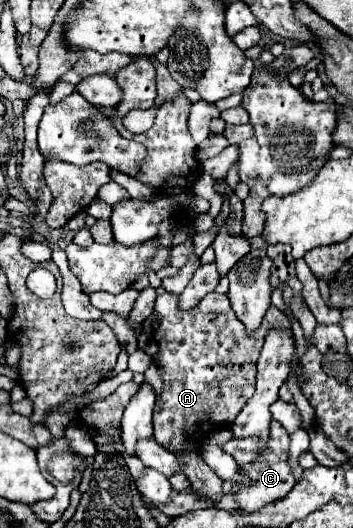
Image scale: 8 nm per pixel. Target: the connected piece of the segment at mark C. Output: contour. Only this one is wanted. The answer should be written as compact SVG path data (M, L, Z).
M272 419L270 423L270 435L268 435L268 443L264 447L260 447L260 455L256 455L256 439L236 439L232 435L232 439L228 443L224 443L220 447L224 453L232 455L236 465L240 467L240 471L246 475L246 479L250 481L250 485L242 485L232 491L232 493L224 493L224 499L220 499L220 509L242 509L242 511L256 511L268 503L274 503L278 499L282 499L284 495L288 495L288 491L296 485L296 479L292 475L292 467L288 463L288 449L290 449L290 437L284 431L284 427L280 427L280 423L276 423Z

